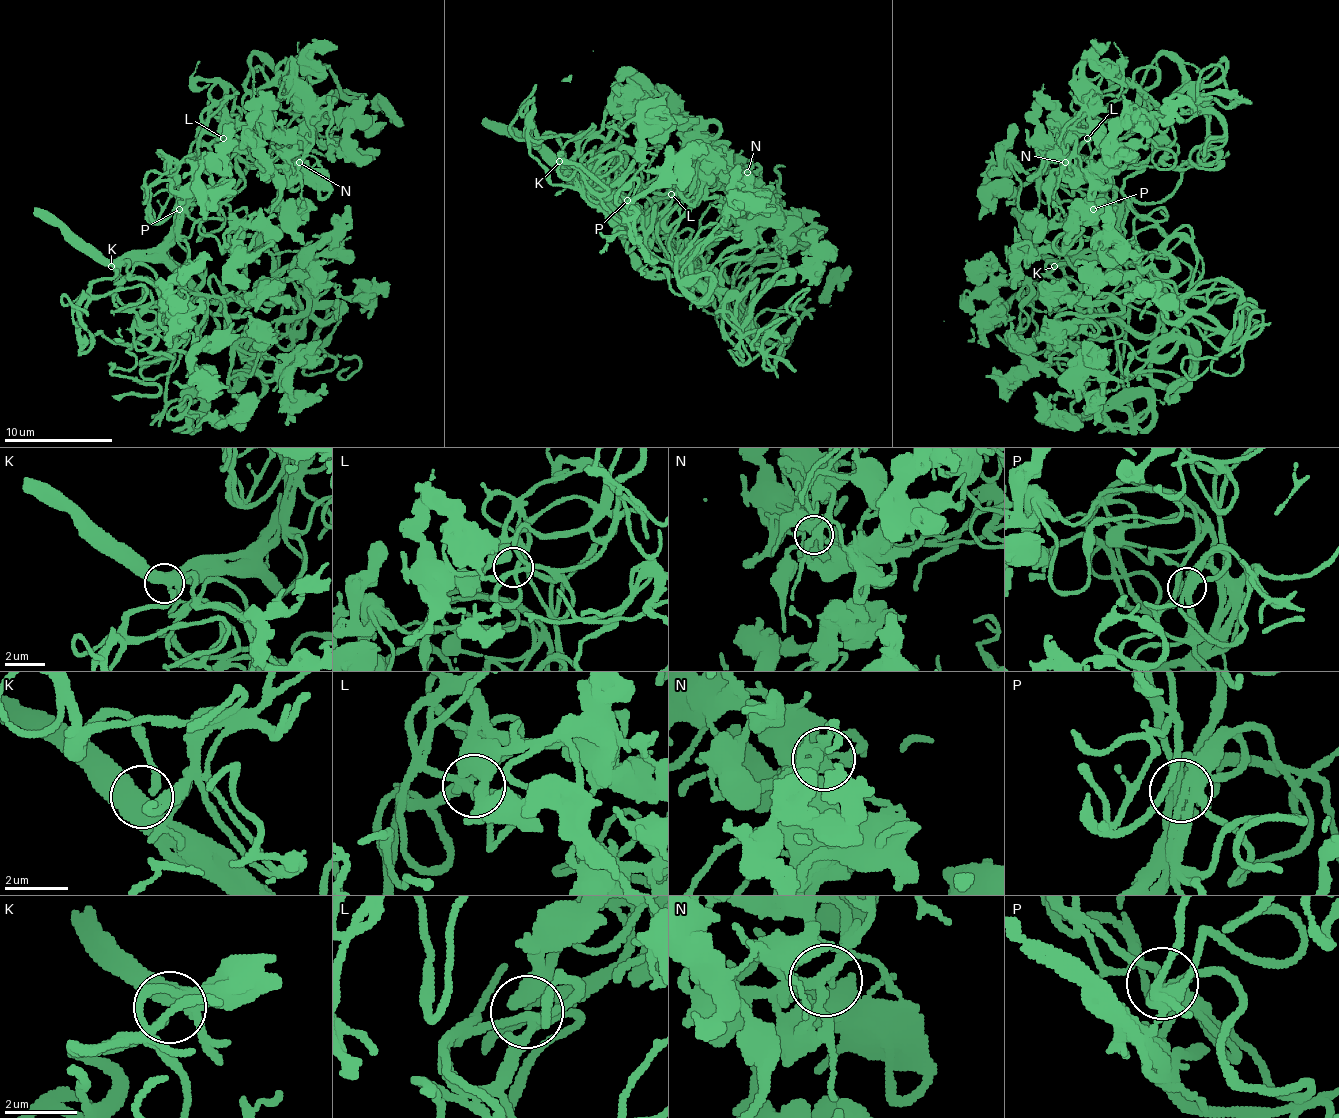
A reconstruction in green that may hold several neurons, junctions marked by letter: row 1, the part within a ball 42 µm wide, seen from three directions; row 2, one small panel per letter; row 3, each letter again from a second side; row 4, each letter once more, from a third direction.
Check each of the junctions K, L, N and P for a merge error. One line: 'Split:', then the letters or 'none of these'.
Split: none of these

